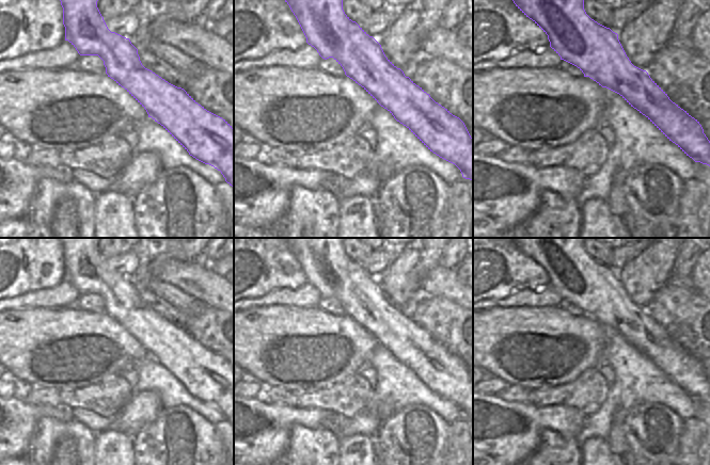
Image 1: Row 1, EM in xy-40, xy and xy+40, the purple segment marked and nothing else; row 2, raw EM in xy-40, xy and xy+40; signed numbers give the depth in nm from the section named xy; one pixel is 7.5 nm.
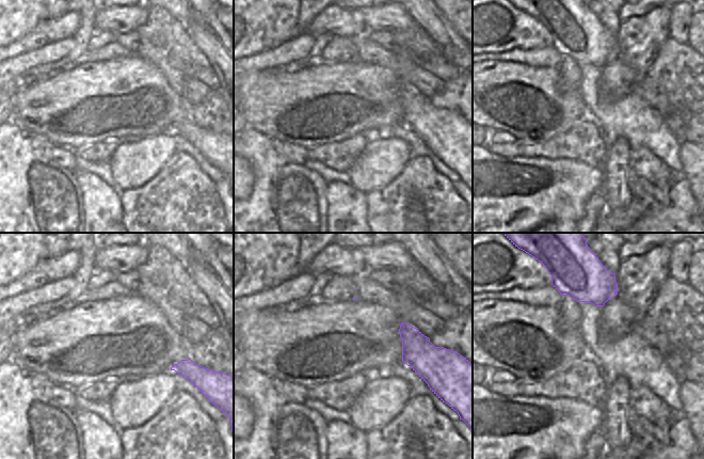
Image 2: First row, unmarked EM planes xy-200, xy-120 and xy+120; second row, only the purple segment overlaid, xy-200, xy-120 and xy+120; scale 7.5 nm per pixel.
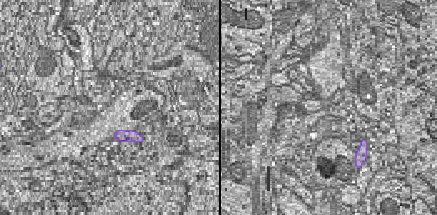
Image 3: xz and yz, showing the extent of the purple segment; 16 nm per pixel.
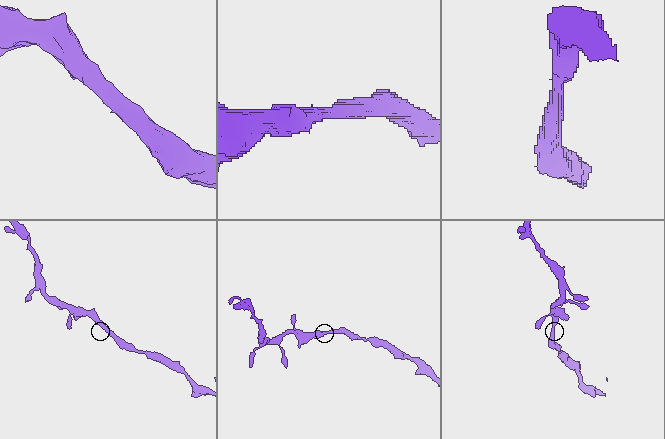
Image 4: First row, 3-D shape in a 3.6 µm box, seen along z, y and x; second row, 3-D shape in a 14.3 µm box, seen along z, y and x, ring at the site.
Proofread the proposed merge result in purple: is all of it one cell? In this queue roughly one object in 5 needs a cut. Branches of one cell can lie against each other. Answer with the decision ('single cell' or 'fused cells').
single cell

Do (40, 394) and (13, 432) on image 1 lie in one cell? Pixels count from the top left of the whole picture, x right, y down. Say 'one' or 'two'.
two

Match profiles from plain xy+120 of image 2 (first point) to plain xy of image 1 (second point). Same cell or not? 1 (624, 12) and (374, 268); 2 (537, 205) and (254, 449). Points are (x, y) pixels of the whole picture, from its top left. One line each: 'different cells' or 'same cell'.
1: same cell
2: same cell

